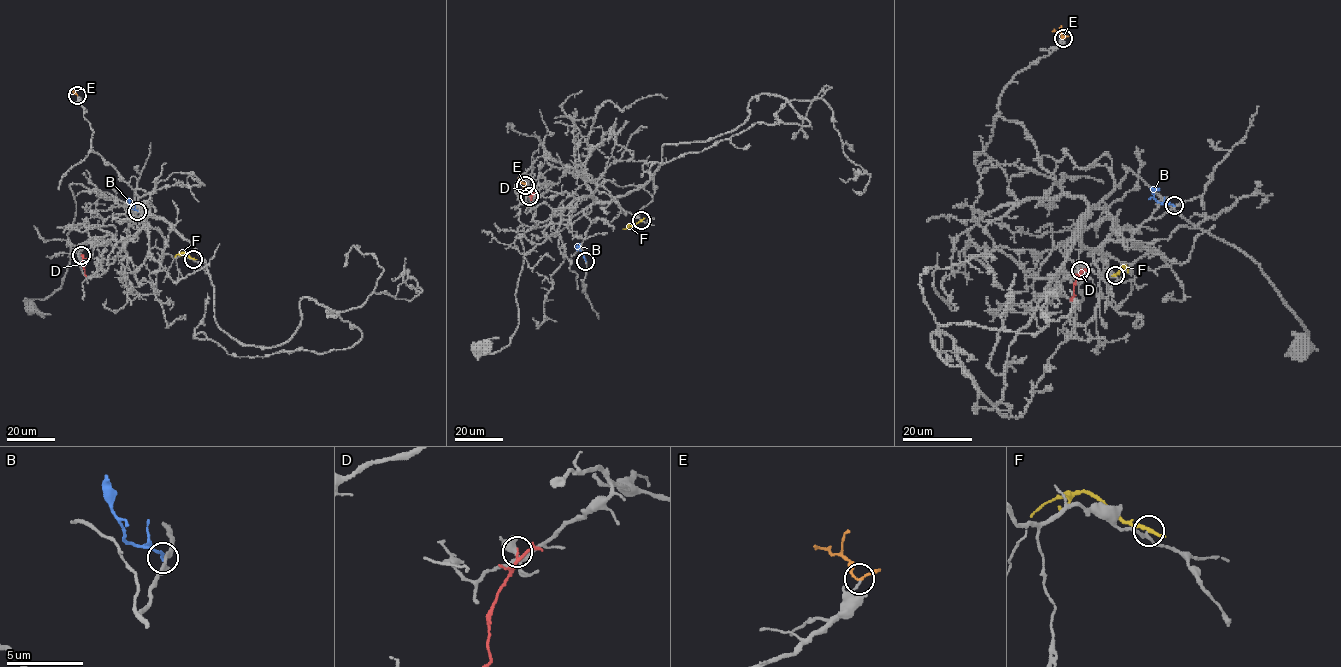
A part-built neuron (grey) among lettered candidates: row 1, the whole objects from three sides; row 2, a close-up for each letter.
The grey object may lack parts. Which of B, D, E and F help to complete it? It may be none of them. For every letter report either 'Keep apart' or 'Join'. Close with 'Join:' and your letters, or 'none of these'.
B: Keep apart
D: Keep apart
E: Join
F: Keep apart
Join: E

